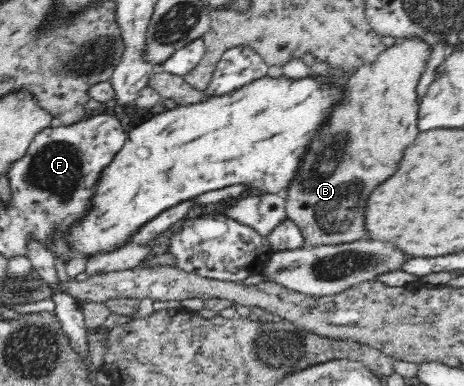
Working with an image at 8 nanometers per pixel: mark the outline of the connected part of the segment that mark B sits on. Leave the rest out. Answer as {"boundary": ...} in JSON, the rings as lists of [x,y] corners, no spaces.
{"boundary":[[[421,37],[412,39],[396,38],[396,43],[378,54],[374,63],[361,65],[353,70],[353,75],[343,85],[344,101],[334,105],[330,119],[322,131],[312,137],[302,165],[285,191],[285,211],[302,230],[304,243],[308,246],[336,245],[353,242],[366,237],[368,230],[364,224],[366,201],[370,193],[388,177],[404,157],[404,149],[418,135],[419,103],[416,100],[416,86],[424,72],[432,47]]]}

